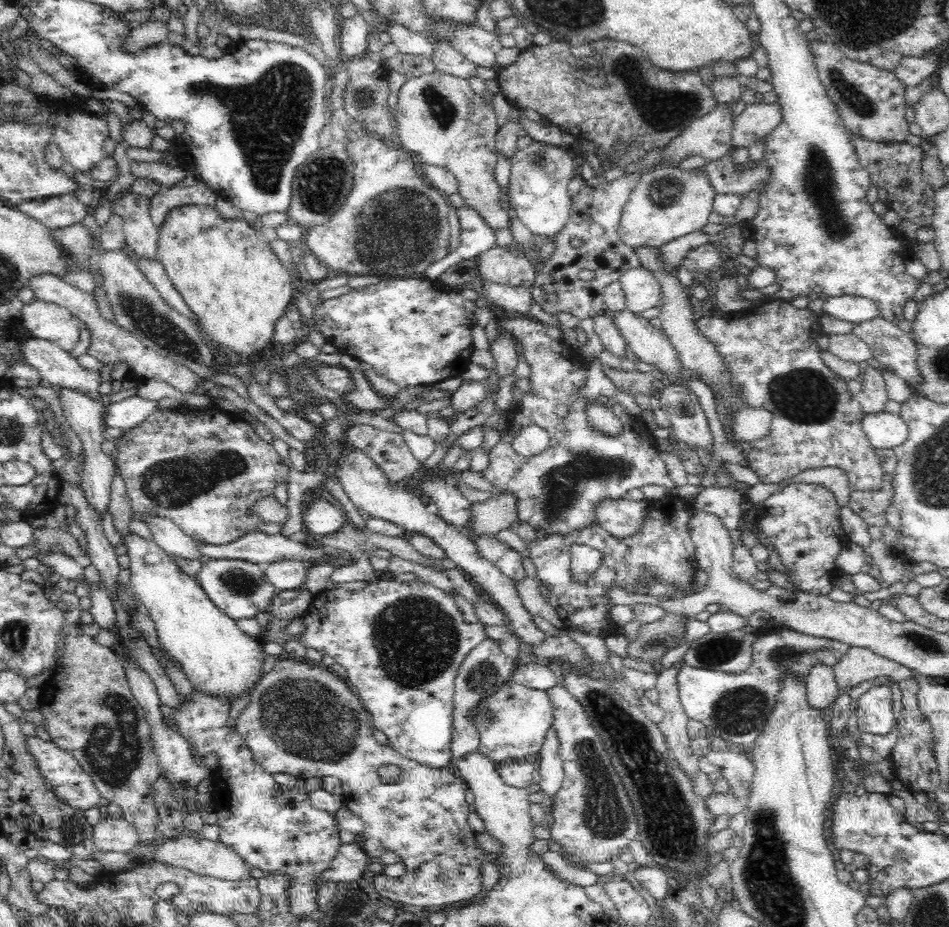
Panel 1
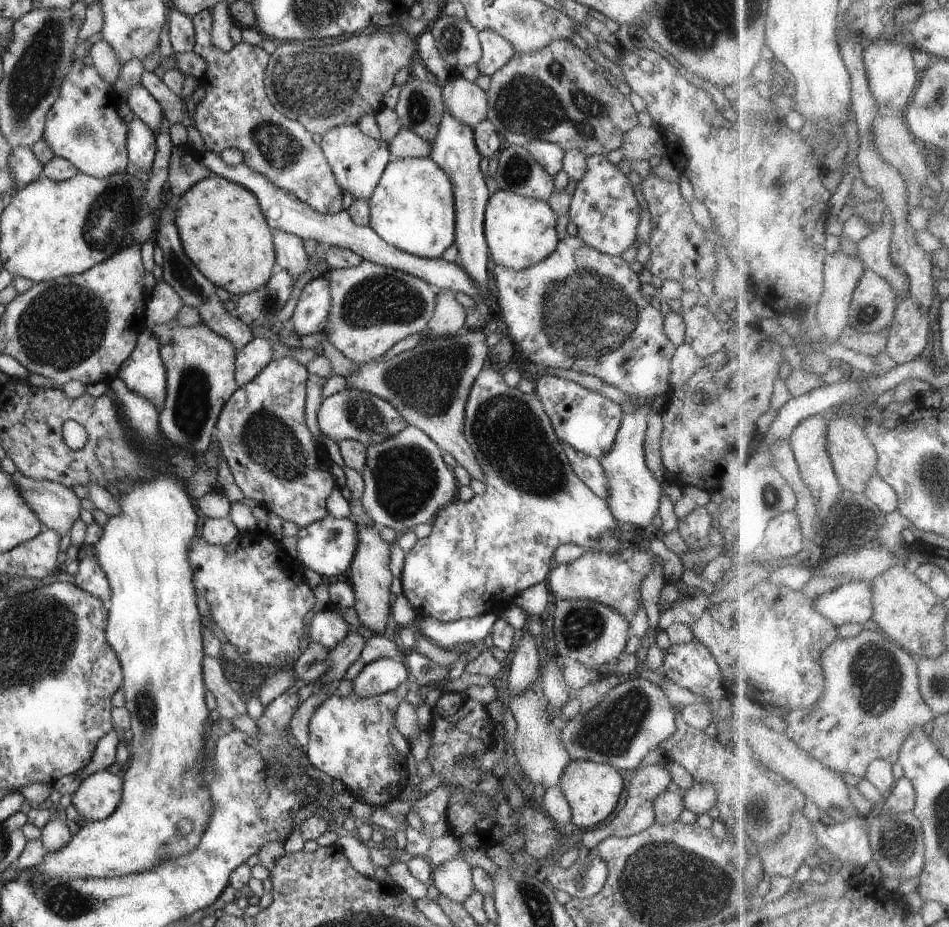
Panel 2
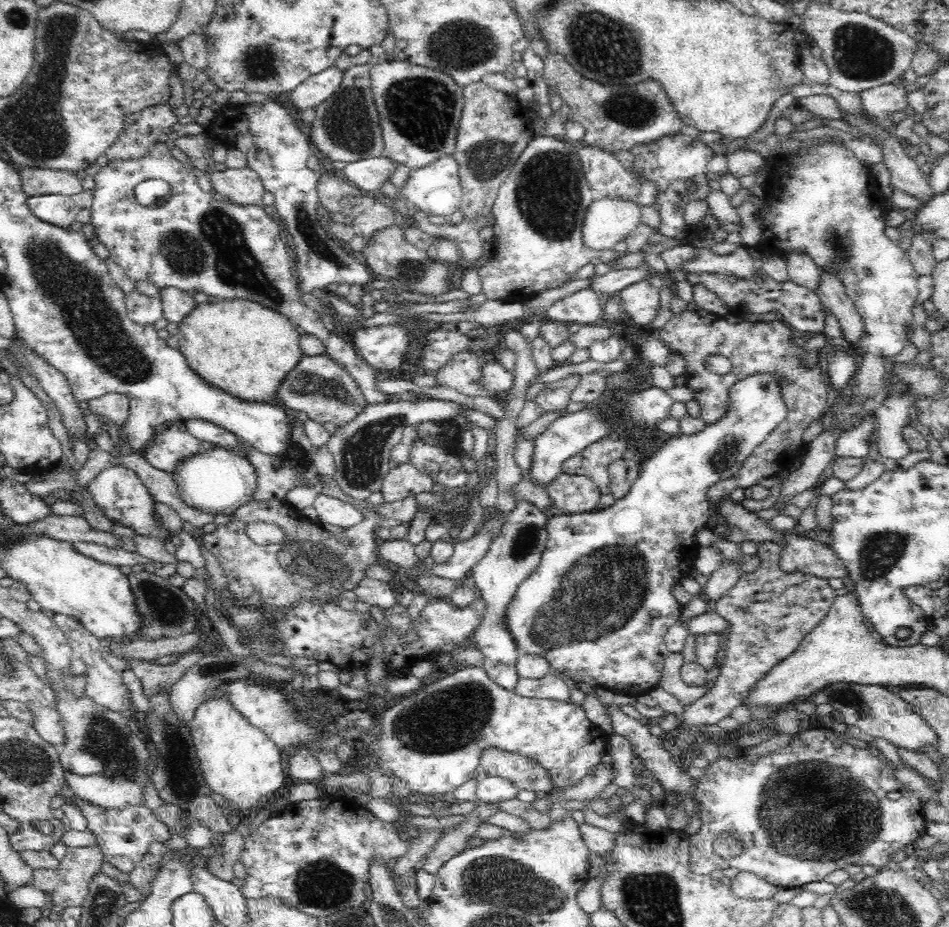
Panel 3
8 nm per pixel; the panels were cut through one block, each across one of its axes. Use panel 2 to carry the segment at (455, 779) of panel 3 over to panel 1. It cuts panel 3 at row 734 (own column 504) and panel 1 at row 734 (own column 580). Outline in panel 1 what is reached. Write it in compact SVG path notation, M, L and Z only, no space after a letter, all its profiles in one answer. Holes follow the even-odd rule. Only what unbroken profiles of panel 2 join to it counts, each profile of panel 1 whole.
M506 682L500 690L484 698L472 714L471 722L480 731L480 744L476 751L492 759L496 765L505 760L536 760L546 732L554 722L554 705L546 690L534 690L520 683Z

